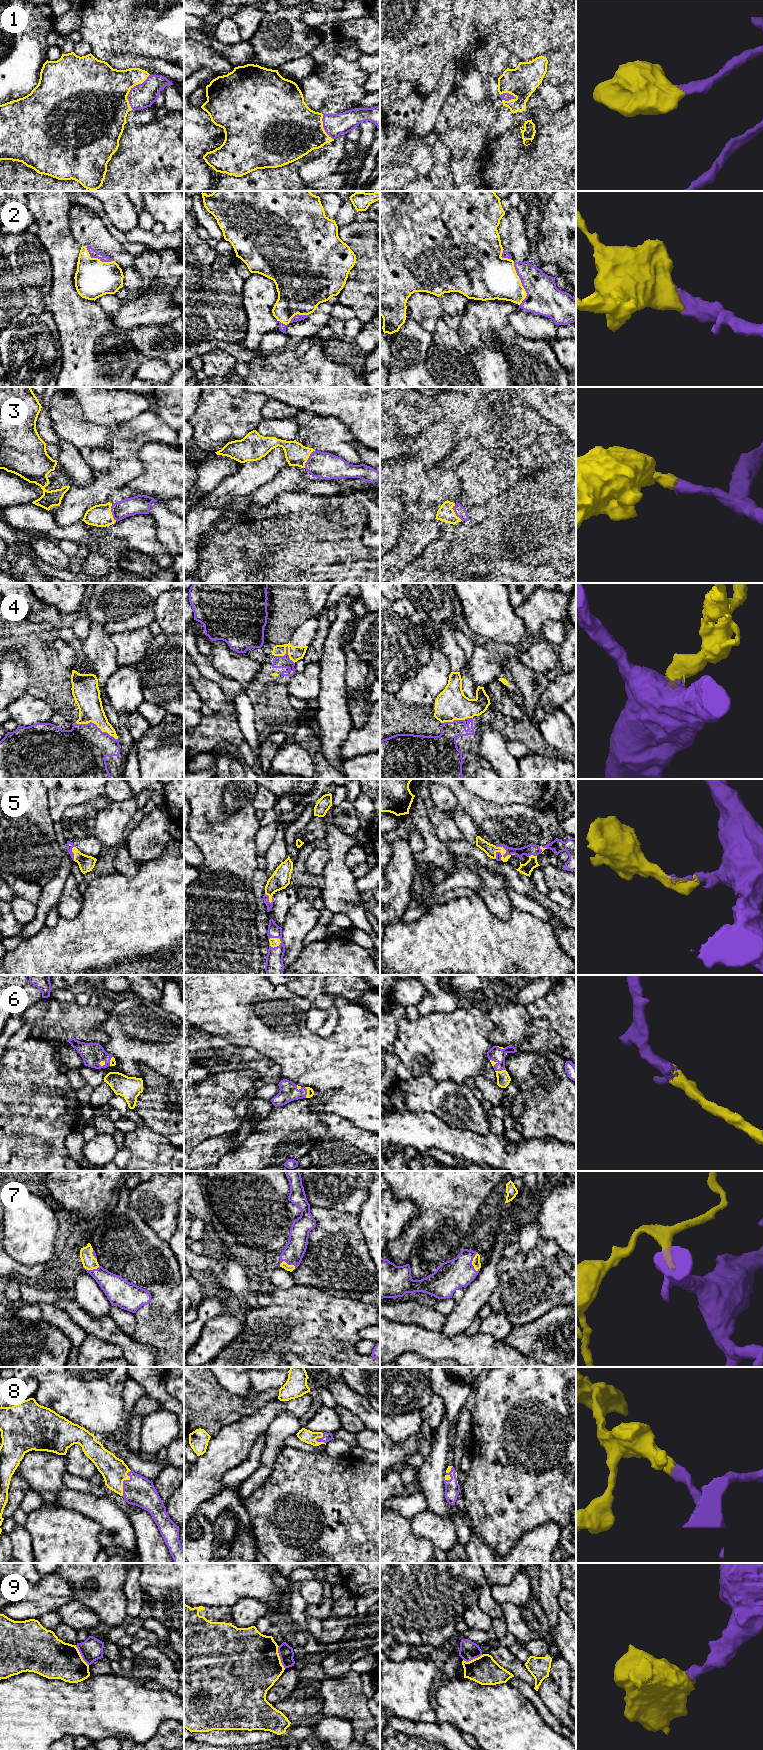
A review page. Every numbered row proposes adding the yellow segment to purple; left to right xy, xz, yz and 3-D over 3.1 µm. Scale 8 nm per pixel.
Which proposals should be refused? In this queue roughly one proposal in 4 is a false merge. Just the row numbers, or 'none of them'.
4, 9

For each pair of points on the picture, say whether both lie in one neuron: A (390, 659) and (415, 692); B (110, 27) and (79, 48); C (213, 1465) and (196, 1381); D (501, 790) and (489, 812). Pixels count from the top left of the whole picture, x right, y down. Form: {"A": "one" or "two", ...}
{"A": "two", "B": "two", "C": "two", "D": "two"}

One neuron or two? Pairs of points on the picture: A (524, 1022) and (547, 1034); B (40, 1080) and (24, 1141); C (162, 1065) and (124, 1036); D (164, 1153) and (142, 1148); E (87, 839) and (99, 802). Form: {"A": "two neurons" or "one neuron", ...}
{"A": "one neuron", "B": "one neuron", "C": "one neuron", "D": "one neuron", "E": "two neurons"}

